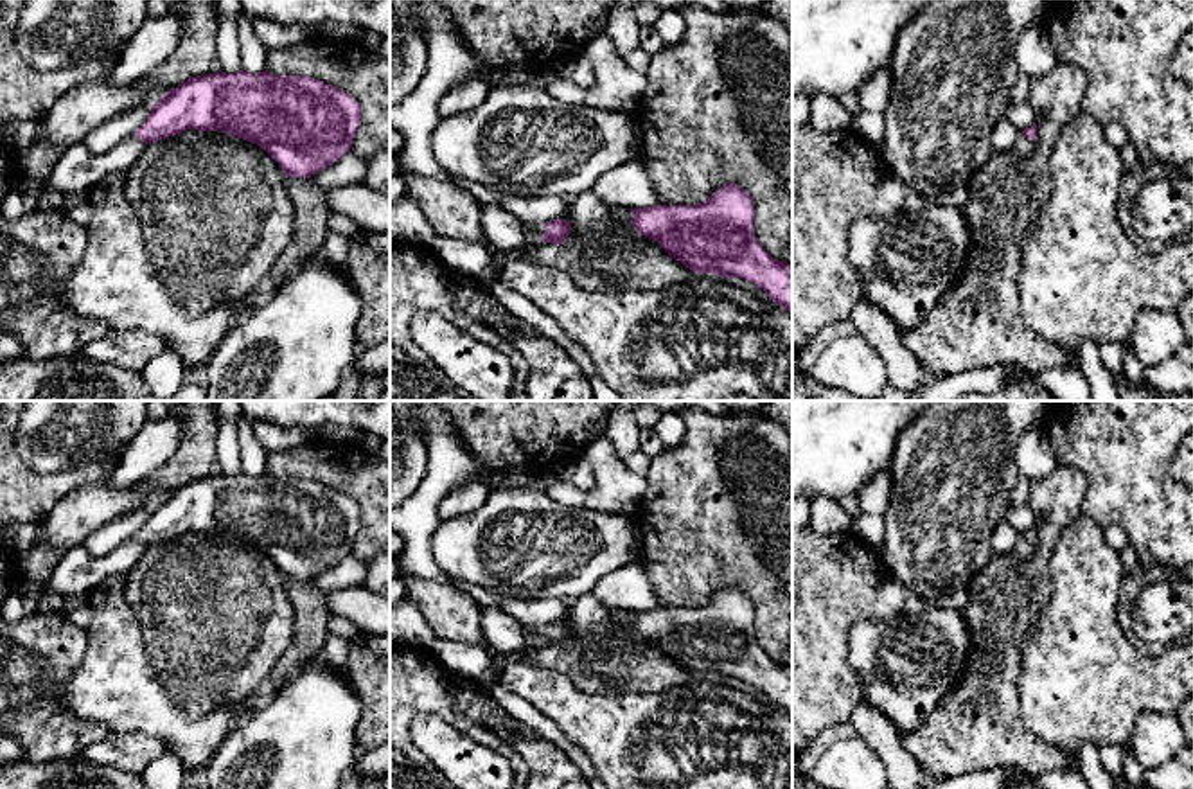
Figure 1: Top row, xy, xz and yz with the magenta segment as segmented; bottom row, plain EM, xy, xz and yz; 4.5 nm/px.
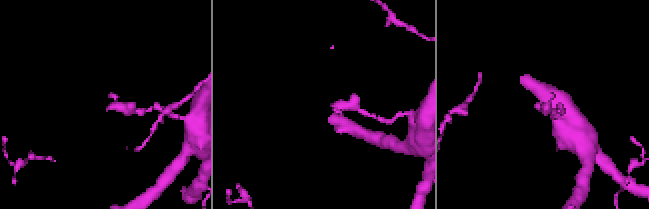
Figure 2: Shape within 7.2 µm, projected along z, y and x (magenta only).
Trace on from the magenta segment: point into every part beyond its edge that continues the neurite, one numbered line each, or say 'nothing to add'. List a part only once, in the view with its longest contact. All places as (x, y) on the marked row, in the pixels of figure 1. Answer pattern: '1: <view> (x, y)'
1: xz (534, 230)

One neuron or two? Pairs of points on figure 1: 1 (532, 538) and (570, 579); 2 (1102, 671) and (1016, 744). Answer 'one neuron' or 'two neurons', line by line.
1: one neuron
2: two neurons

